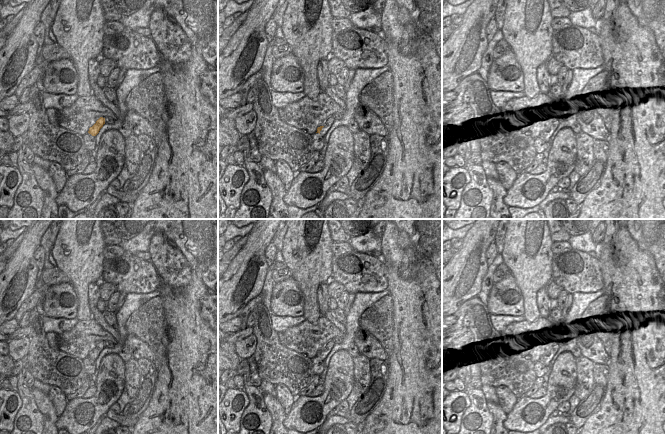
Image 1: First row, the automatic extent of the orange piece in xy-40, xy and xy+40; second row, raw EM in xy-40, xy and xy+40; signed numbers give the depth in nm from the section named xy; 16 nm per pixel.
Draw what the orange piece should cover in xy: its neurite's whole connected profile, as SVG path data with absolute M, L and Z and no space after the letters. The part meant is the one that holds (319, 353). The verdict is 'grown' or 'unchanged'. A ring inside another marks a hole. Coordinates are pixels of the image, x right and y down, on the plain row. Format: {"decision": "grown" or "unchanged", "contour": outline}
{"decision": "grown", "contour": "M331 340L327 344L324 344L323 347L317 352L316 357L319 357L322 361L324 361L335 344L336 343L334 340Z"}

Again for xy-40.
{"decision": "unchanged", "contour": "M100 341L96 345L96 347L92 351L89 352L88 357L91 358L92 360L96 360L104 348L105 348L105 342Z"}

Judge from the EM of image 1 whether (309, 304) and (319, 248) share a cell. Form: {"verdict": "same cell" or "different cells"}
{"verdict": "same cell"}

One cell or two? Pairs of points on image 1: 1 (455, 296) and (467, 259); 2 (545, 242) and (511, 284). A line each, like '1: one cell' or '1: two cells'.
1: one cell
2: two cells

